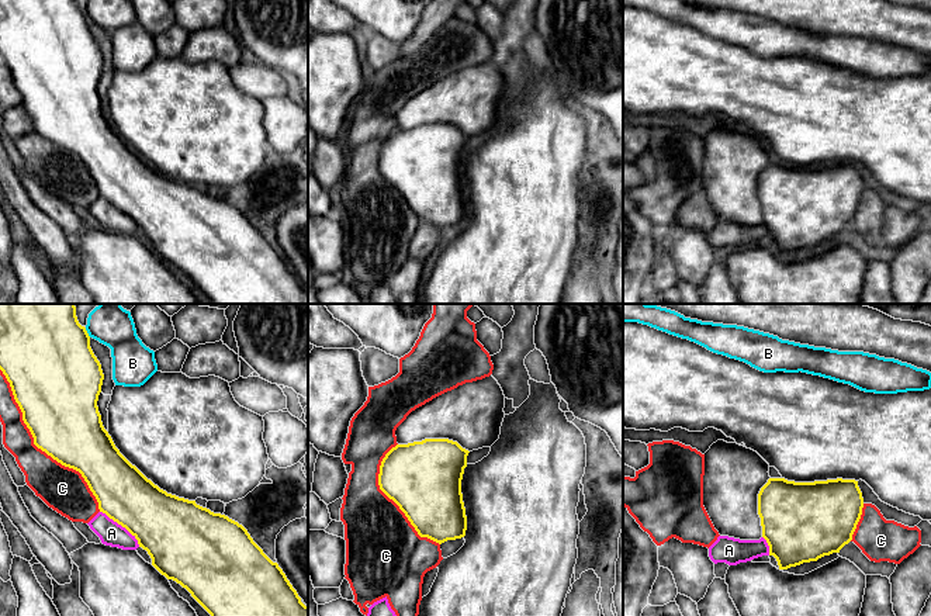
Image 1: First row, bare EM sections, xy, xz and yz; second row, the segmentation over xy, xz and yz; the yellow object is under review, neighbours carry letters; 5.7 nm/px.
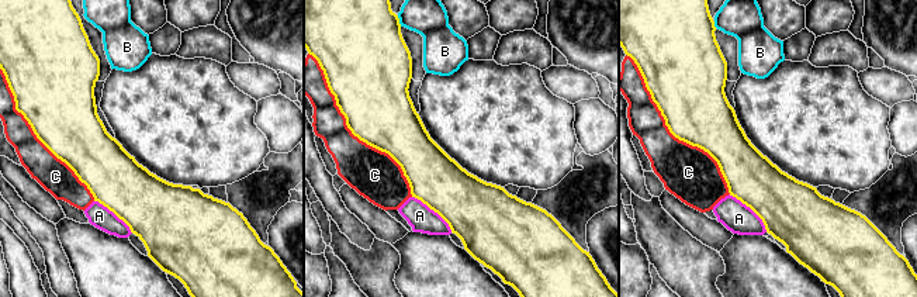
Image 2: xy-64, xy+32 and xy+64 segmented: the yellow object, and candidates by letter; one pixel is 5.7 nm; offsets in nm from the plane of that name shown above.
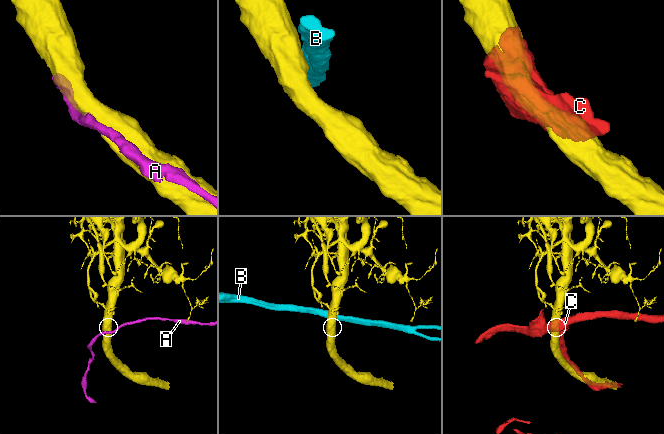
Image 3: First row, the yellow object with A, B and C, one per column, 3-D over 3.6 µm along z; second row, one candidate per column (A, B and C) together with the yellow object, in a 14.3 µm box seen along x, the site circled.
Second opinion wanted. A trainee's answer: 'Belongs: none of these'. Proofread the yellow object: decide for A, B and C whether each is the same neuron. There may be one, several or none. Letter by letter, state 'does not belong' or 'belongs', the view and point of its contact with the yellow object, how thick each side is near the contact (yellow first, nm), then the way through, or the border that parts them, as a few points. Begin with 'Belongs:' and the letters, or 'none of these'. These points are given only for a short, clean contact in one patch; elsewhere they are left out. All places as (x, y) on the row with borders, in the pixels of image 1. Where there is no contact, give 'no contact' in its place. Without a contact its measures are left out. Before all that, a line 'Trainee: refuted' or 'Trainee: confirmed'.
Trainee: confirmed
Belongs: none of these
A: does not belong | xy (121, 525) | 360/140 nm
B: does not belong | xy (86, 332) | 480/240 nm | along xy (85, 328), (90, 336)
C: does not belong | xy (38, 447) | 420/240 nm

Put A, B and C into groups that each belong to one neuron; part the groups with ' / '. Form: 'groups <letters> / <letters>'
groups A C / B

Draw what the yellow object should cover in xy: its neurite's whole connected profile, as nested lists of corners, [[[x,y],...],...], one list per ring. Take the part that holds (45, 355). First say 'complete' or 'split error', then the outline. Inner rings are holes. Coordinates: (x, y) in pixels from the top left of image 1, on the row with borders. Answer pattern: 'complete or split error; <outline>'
complete; [[[0,304],[0,370],[10,383],[14,399],[23,412],[23,421],[34,437],[34,444],[62,466],[79,471],[96,496],[100,512],[125,527],[138,540],[139,547],[148,551],[152,558],[152,565],[167,579],[173,579],[186,588],[211,616],[308,616],[308,606],[301,602],[301,598],[283,570],[263,553],[242,525],[225,515],[214,513],[197,505],[195,501],[167,494],[148,480],[120,453],[101,422],[97,401],[101,392],[104,374],[100,361],[90,347],[90,336],[86,328],[77,321],[75,305],[76,304]]]

